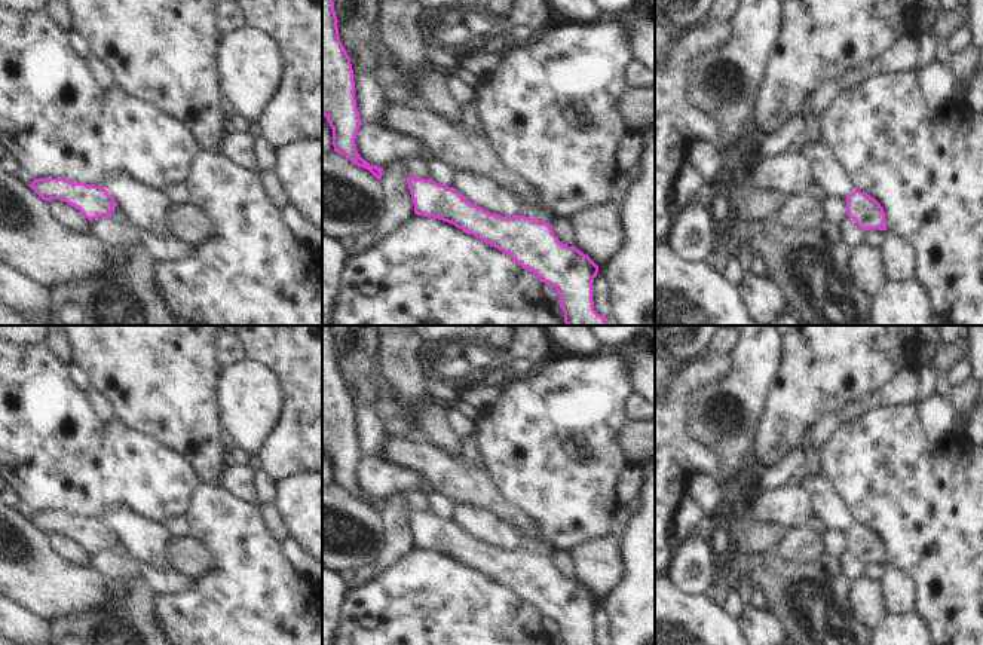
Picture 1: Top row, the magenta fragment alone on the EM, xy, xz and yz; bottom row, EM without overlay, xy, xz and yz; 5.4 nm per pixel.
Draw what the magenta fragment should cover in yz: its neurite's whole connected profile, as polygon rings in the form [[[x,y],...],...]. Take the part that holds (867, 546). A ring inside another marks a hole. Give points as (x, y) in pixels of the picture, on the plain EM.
[[[855,522],[846,531],[846,544],[848,550],[854,551],[864,565],[870,562],[886,563],[884,541],[866,525]]]

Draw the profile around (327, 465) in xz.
[[[322,447],[322,486],[330,486],[330,484],[334,484],[333,462],[327,450]]]

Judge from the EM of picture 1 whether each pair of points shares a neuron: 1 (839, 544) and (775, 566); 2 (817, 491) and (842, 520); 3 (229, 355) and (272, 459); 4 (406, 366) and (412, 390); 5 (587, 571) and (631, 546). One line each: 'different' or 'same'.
1: different
2: same
3: different
4: same
5: different

